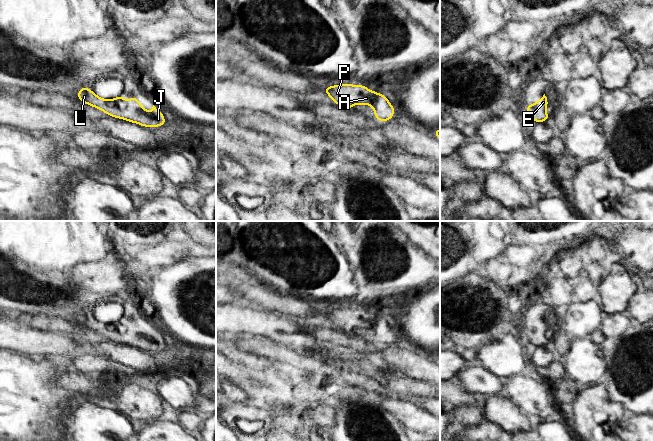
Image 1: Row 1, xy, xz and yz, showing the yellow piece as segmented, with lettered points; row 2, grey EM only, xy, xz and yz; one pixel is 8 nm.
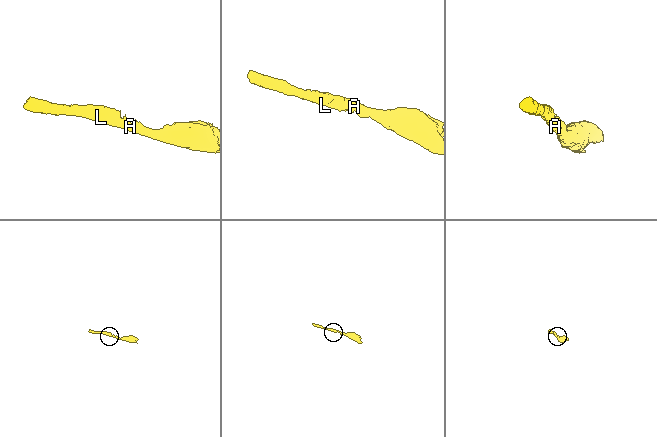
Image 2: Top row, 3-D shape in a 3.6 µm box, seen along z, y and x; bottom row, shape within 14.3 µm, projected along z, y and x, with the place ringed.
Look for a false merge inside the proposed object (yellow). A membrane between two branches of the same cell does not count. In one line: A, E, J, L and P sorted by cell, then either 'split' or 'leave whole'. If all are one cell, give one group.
A E J L P; leave whole

